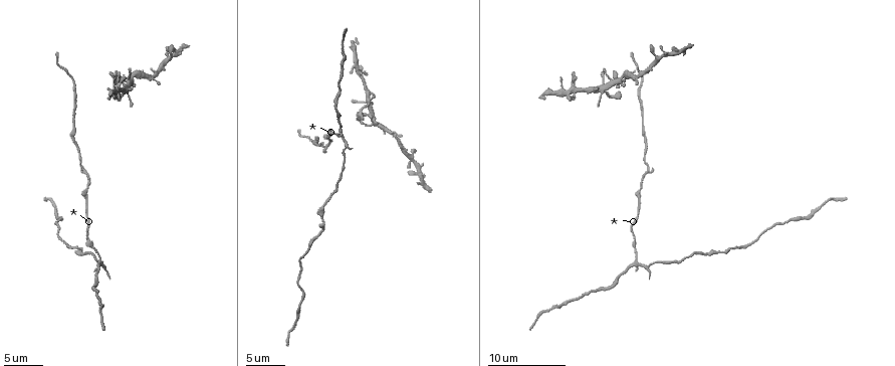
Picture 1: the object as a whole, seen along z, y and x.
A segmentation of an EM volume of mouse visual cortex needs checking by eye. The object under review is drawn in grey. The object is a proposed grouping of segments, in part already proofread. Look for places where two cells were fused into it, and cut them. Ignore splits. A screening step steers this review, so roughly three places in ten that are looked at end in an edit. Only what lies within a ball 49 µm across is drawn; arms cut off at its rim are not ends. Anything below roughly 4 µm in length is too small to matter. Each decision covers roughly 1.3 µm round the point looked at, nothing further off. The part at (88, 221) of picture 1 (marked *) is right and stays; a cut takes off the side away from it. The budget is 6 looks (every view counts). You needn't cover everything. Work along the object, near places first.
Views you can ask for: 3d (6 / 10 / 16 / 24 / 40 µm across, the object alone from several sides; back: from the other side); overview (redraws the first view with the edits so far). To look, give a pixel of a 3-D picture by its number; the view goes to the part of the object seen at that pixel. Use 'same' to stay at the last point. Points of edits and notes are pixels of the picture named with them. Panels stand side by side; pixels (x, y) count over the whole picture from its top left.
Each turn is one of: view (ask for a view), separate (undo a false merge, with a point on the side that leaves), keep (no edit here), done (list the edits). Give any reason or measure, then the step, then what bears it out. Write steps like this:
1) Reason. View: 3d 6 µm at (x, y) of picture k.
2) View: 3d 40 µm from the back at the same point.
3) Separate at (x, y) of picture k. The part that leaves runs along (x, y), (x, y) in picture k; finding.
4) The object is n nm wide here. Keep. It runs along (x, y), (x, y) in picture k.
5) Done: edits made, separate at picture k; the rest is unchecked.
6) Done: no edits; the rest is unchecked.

Four-way junction. View: 3d 10 µm at (639, 266) of picture 1.

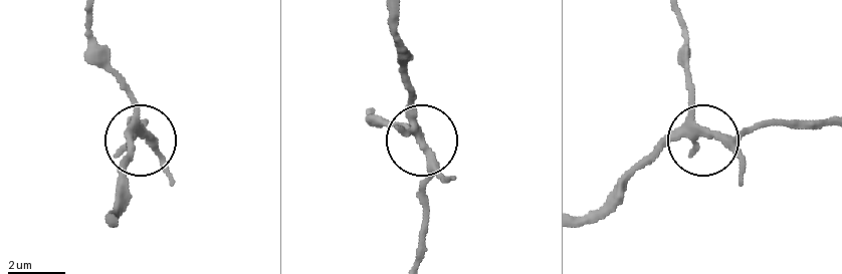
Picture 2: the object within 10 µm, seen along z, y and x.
The side arm is 18 µm long. Keep. It runs along (93, 18), (95, 54), (137, 119), (123, 182) in picture 2; all the same cell.

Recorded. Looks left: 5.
Sudden change in width. View: 3d 10 µm at (641, 185) of picture 1.

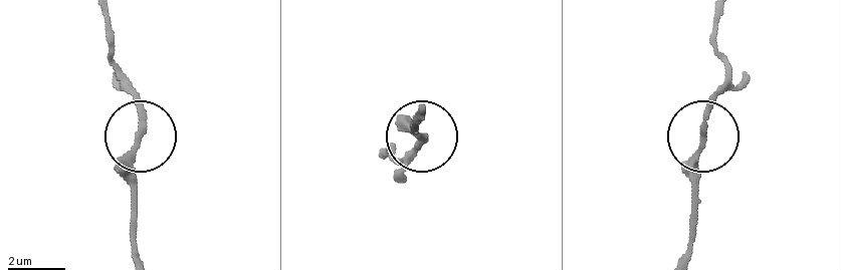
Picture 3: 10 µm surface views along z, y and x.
Keep. It runs along (683, 257), (702, 119), (724, 65) in picture 3; continuous, no second cell.

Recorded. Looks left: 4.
Branch point. View: 3d 16 µm at (623, 76) of picture 1.

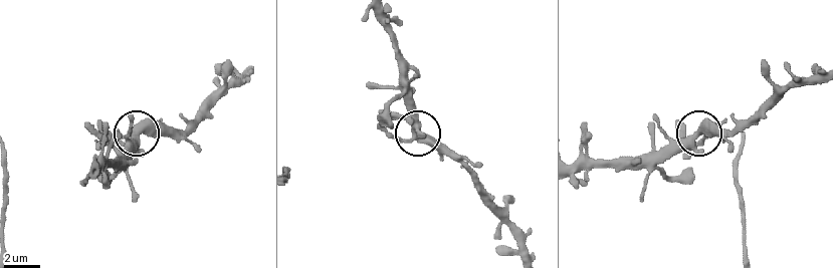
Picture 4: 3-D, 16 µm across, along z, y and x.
View: 3d 16 µm from the back at (700, 131) of picture 4.

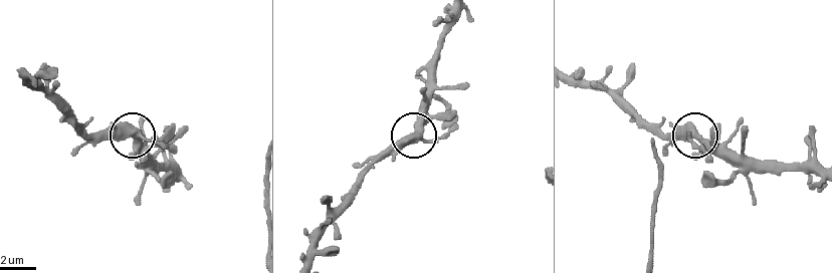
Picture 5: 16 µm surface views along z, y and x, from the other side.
Keep. All the same cell.

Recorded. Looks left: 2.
Done: no edits; the rest is unchecked.

